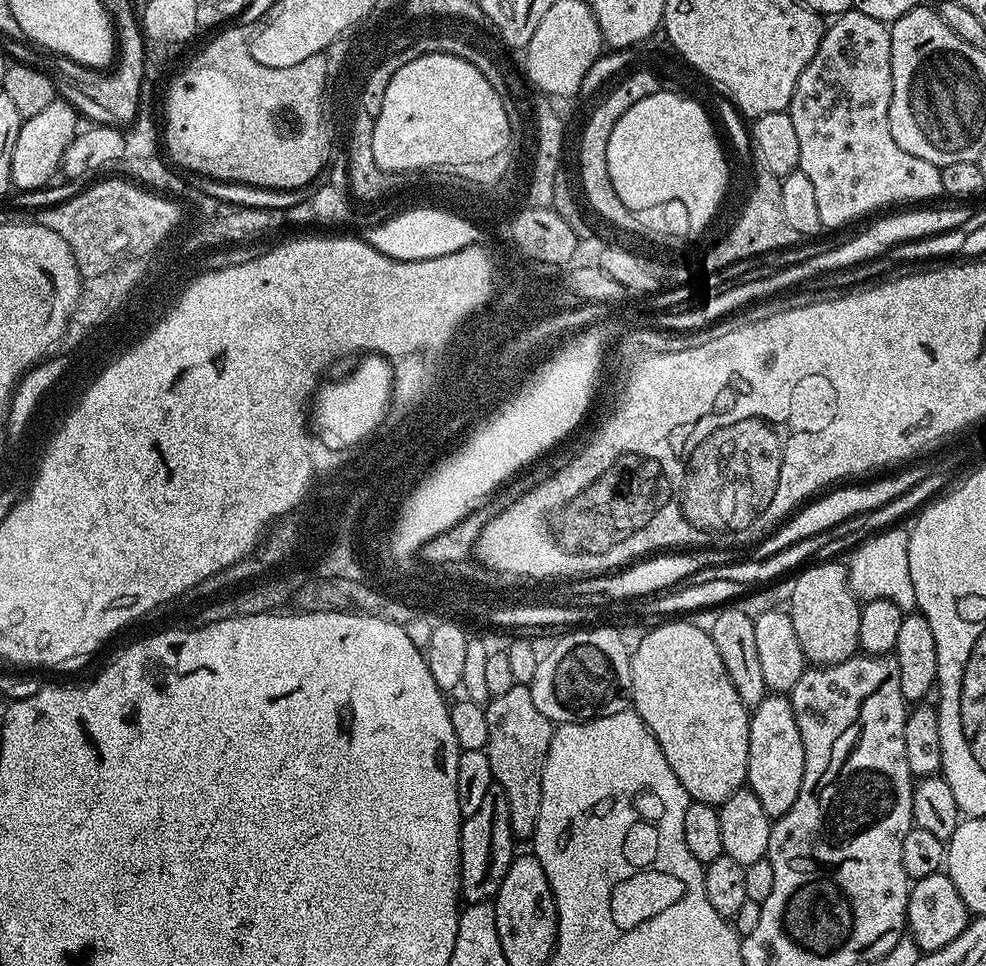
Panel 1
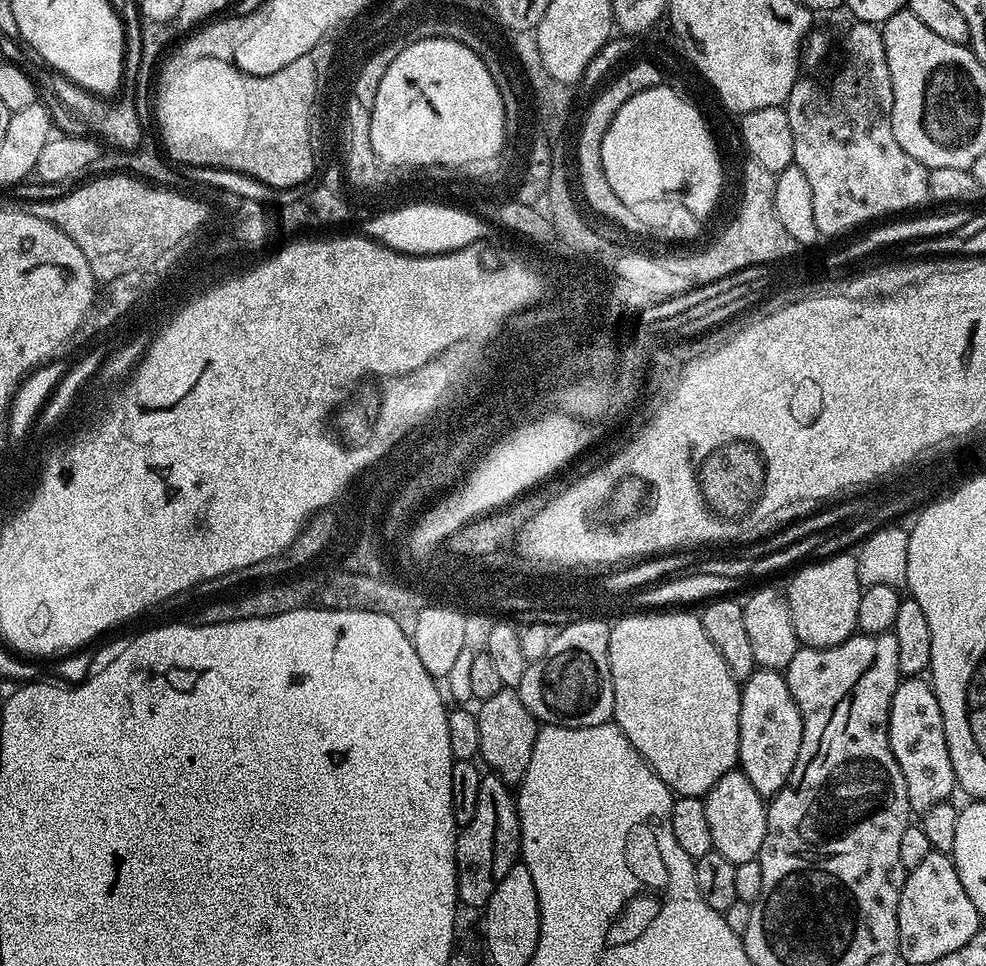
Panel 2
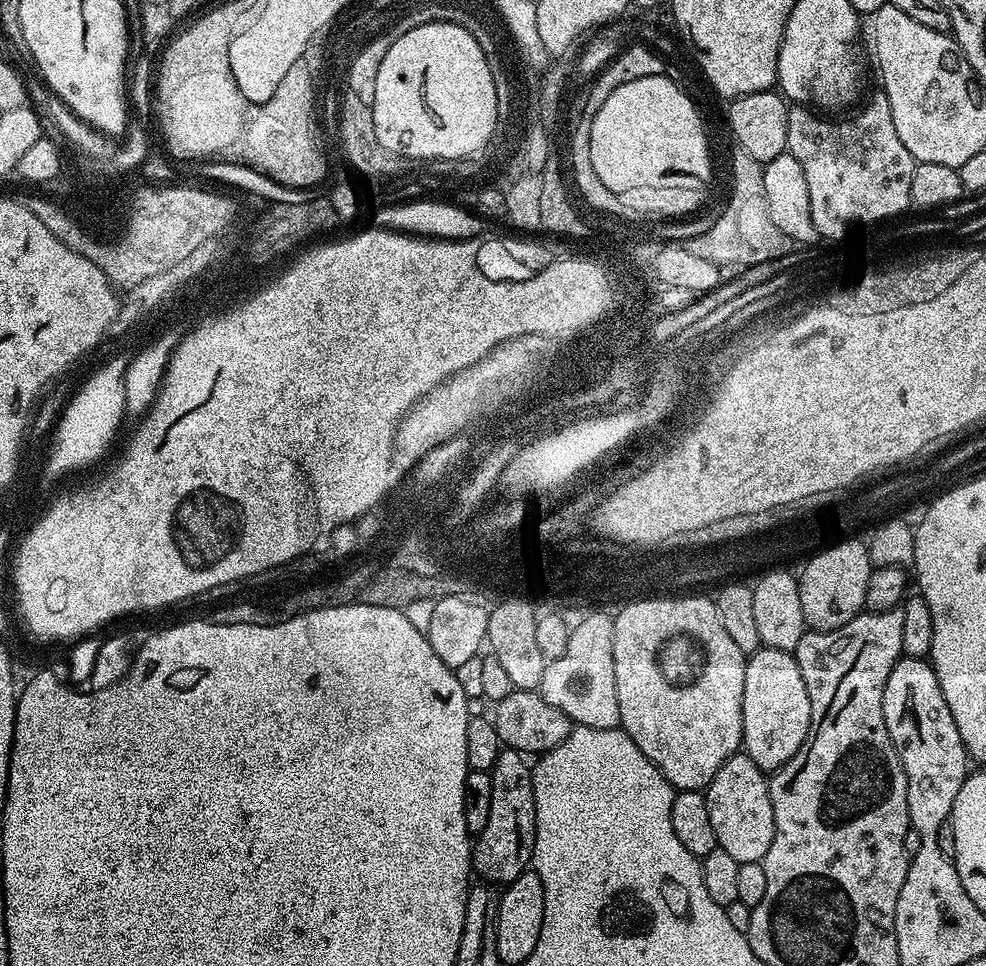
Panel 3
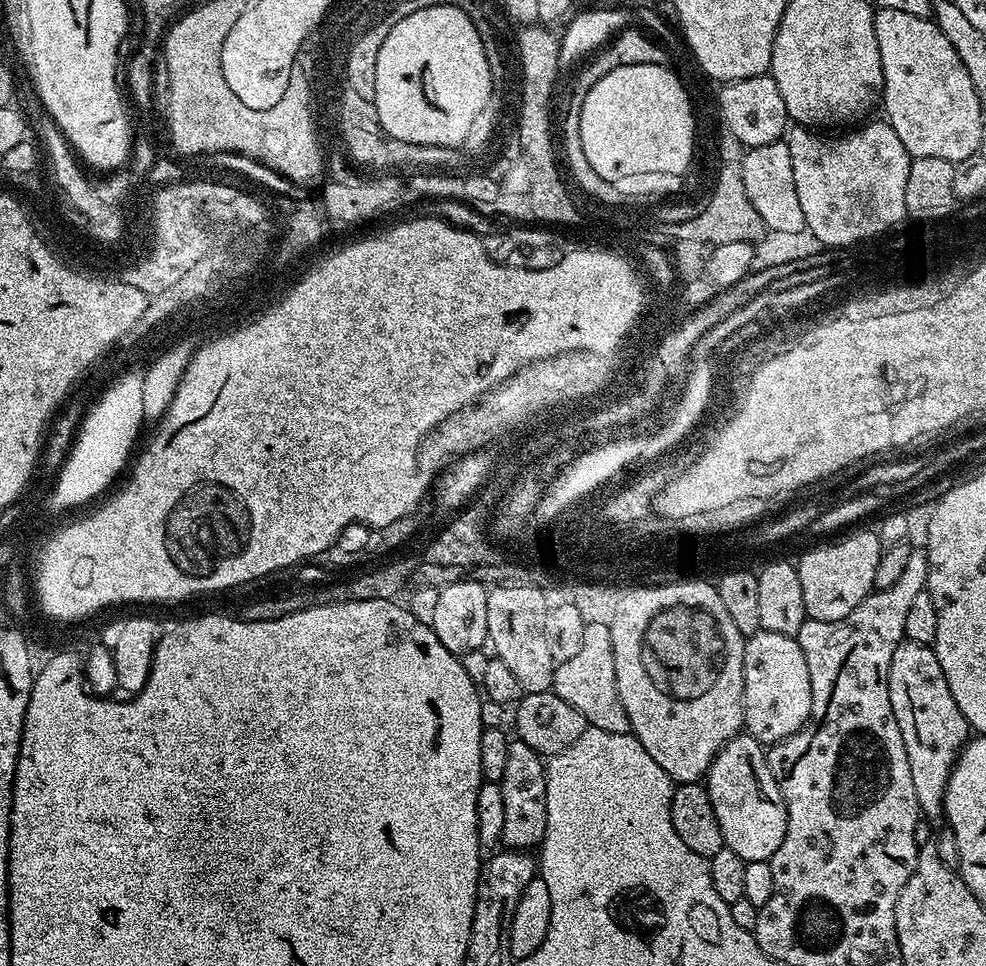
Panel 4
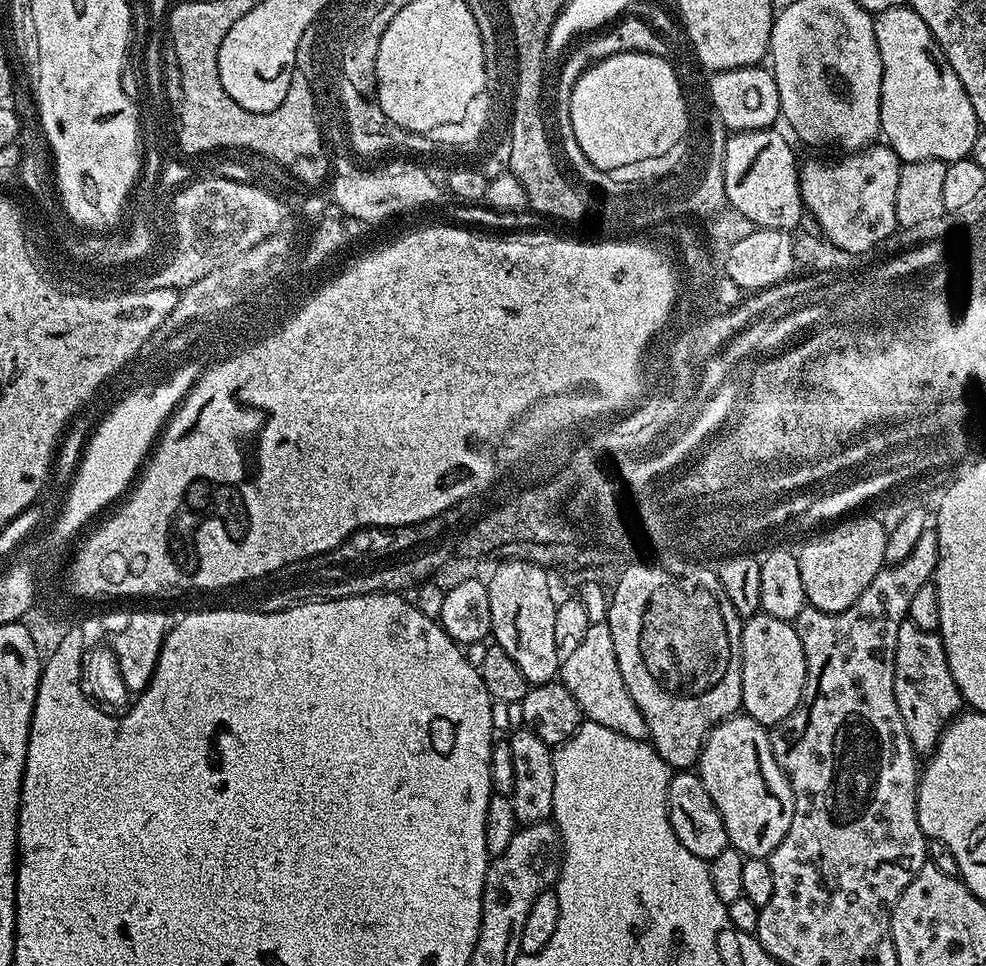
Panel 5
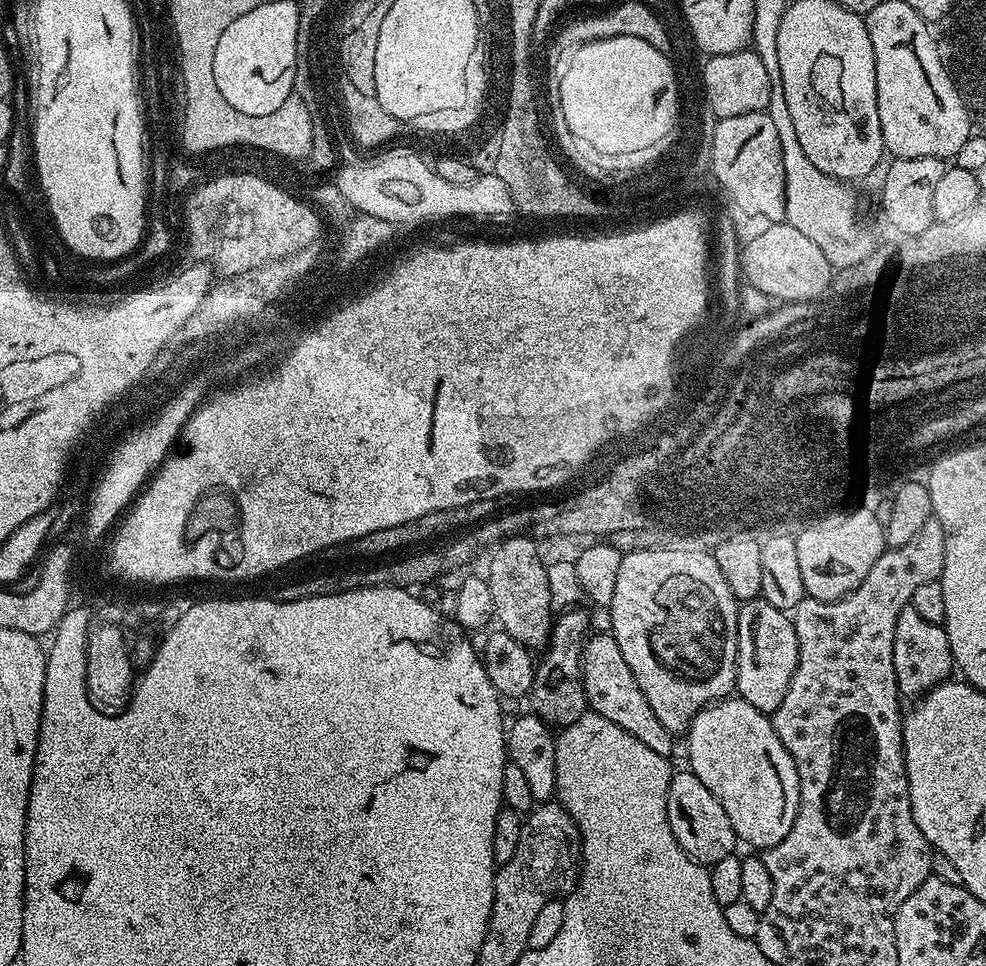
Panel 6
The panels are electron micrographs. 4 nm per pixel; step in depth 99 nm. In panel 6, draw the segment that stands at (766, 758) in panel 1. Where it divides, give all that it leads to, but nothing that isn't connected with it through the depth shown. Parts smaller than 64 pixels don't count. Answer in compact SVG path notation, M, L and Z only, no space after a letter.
M762 598L743 601L739 609L735 691L739 699L750 702L759 712L771 714L782 706L782 698L786 698L786 690L794 678L798 666L798 634L791 615Z

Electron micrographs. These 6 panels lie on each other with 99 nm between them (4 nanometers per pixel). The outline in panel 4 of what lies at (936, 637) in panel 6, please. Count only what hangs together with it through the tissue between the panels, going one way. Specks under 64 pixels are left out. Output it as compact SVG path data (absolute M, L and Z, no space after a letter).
M907 638L901 640L890 662L888 689L894 722L898 722L906 746L906 762L910 762L914 798L918 798L925 817L943 817L948 779L960 749L970 739L970 729L962 710L958 710L958 702L954 702L954 694L950 694L950 686L946 686L946 674L942 674L942 666L938 666L935 647Z

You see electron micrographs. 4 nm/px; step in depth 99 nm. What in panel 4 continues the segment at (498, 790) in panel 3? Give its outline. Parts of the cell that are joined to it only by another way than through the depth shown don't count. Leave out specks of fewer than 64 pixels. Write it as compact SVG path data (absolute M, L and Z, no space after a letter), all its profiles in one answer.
M516 738L508 745L506 770L502 773L499 788L505 806L501 841L508 850L539 849L546 834L546 774L545 761L526 742Z

